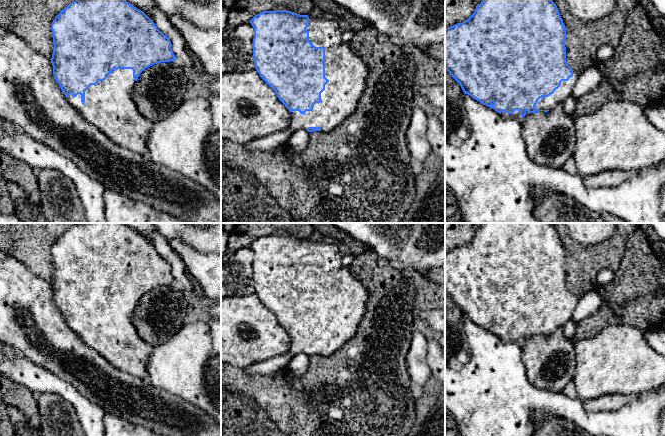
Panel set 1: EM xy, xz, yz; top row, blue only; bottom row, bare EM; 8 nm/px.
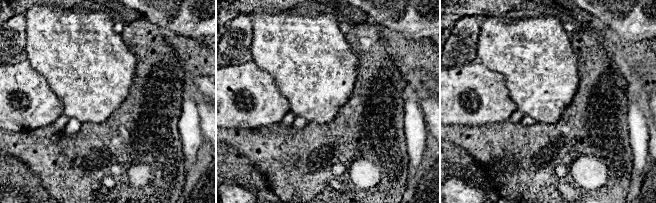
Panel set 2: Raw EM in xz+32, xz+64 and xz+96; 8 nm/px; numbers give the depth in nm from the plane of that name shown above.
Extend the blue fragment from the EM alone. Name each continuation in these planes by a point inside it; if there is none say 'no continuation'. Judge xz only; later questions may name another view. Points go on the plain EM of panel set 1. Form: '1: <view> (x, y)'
1: xz (346, 296)

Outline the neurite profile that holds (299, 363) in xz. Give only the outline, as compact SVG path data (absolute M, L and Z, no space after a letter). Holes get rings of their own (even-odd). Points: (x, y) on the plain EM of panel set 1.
M299 353L294 355L285 368L287 368L294 375L301 375L307 370L309 362L310 356L306 353Z

